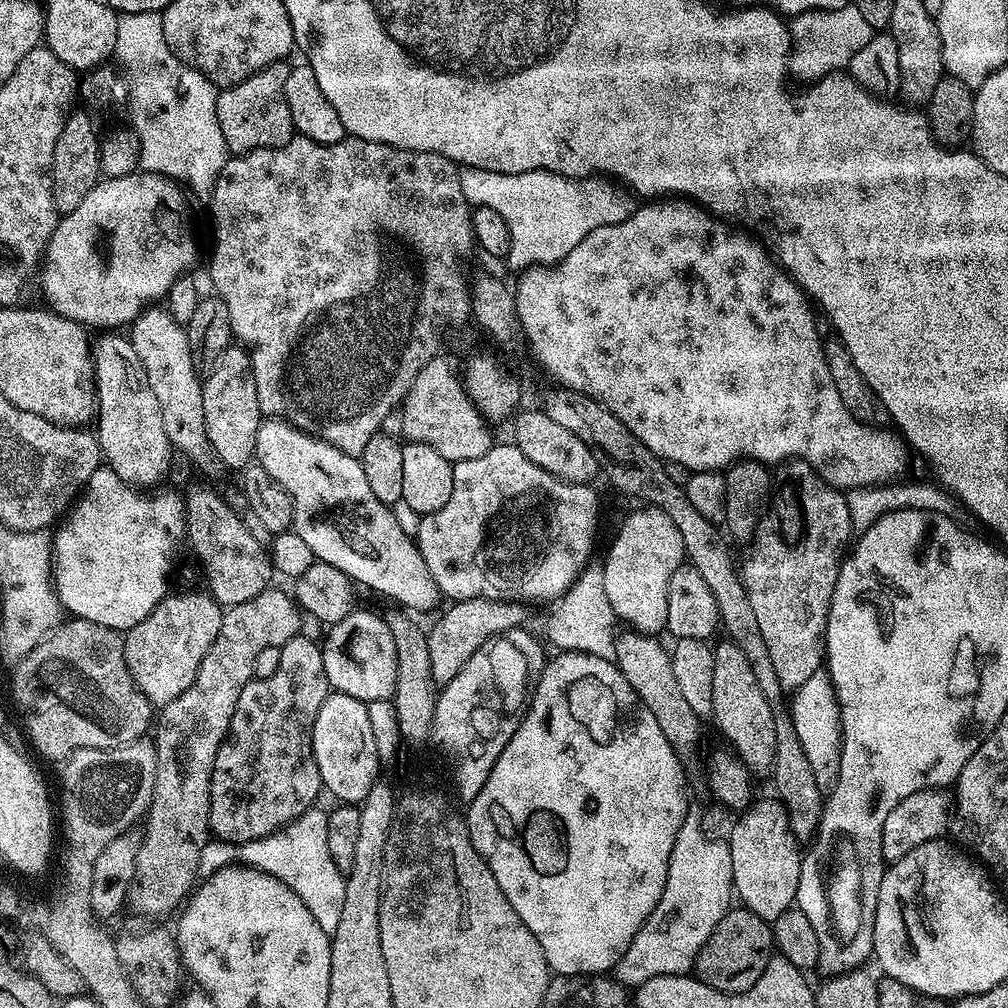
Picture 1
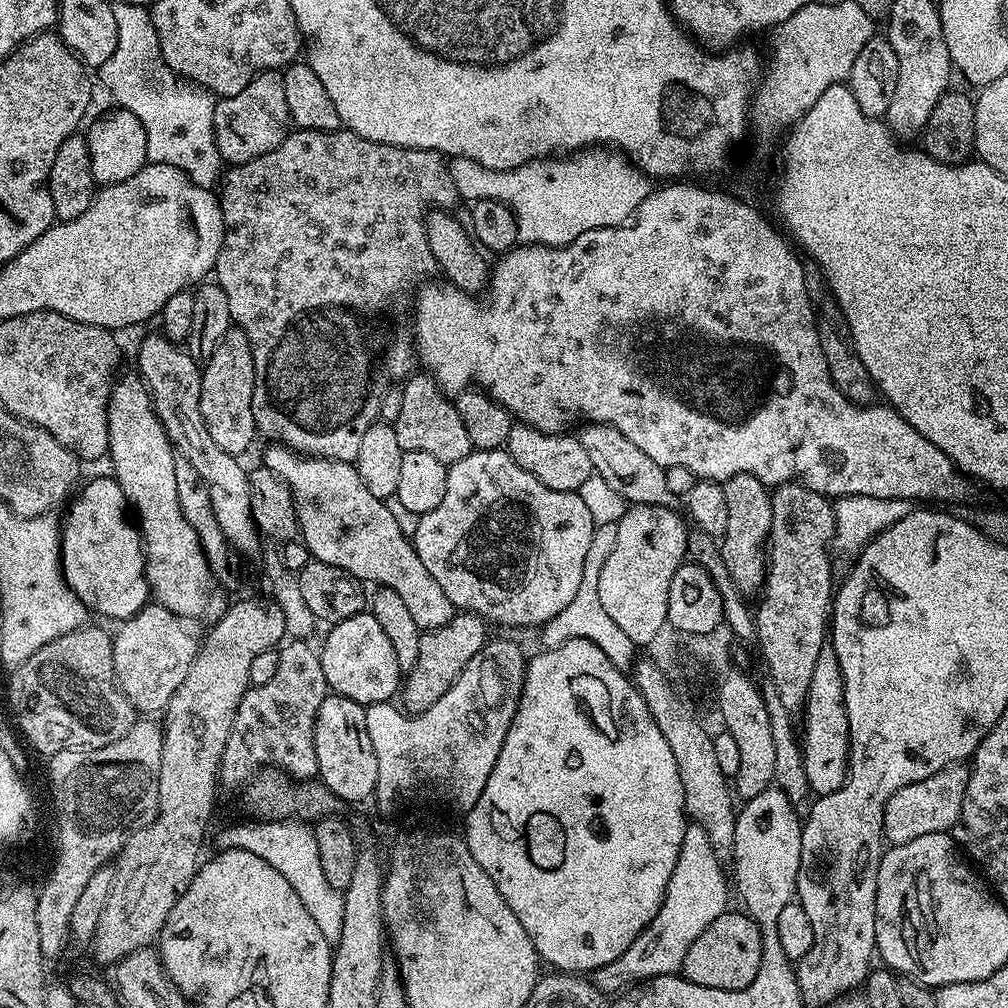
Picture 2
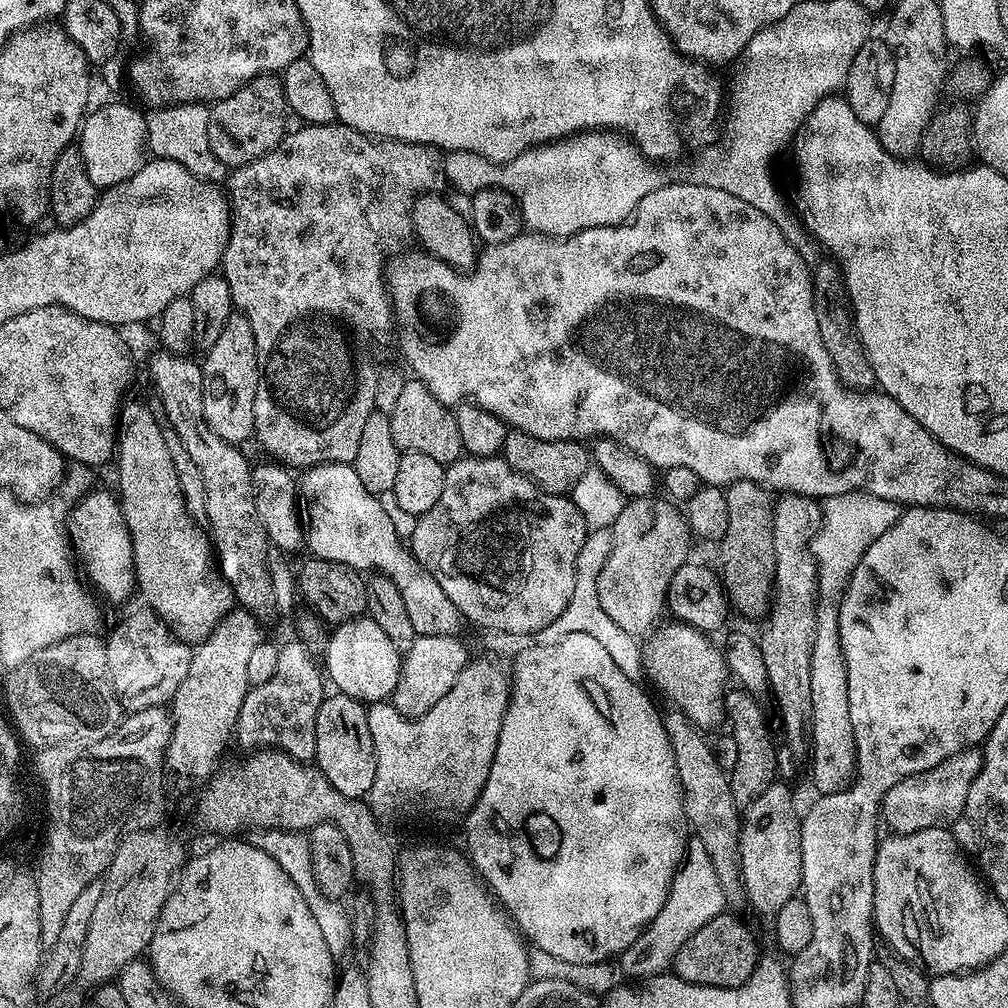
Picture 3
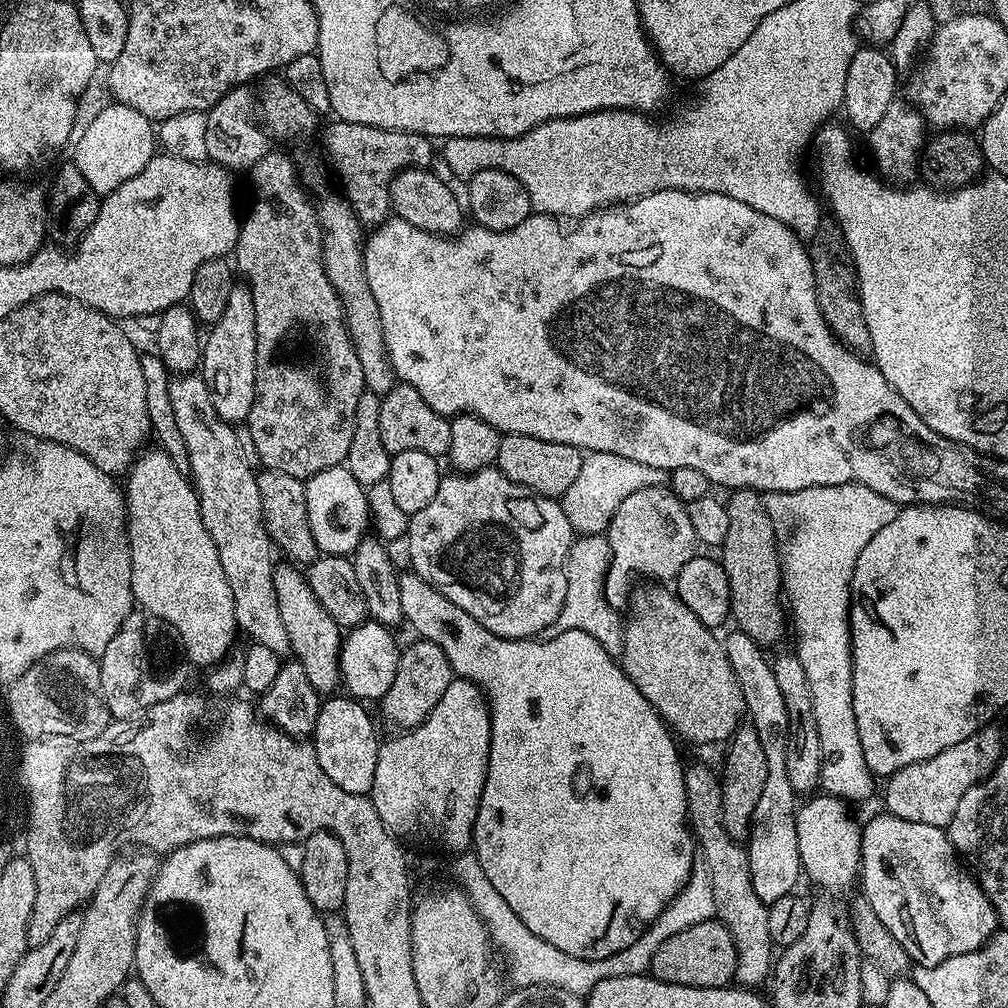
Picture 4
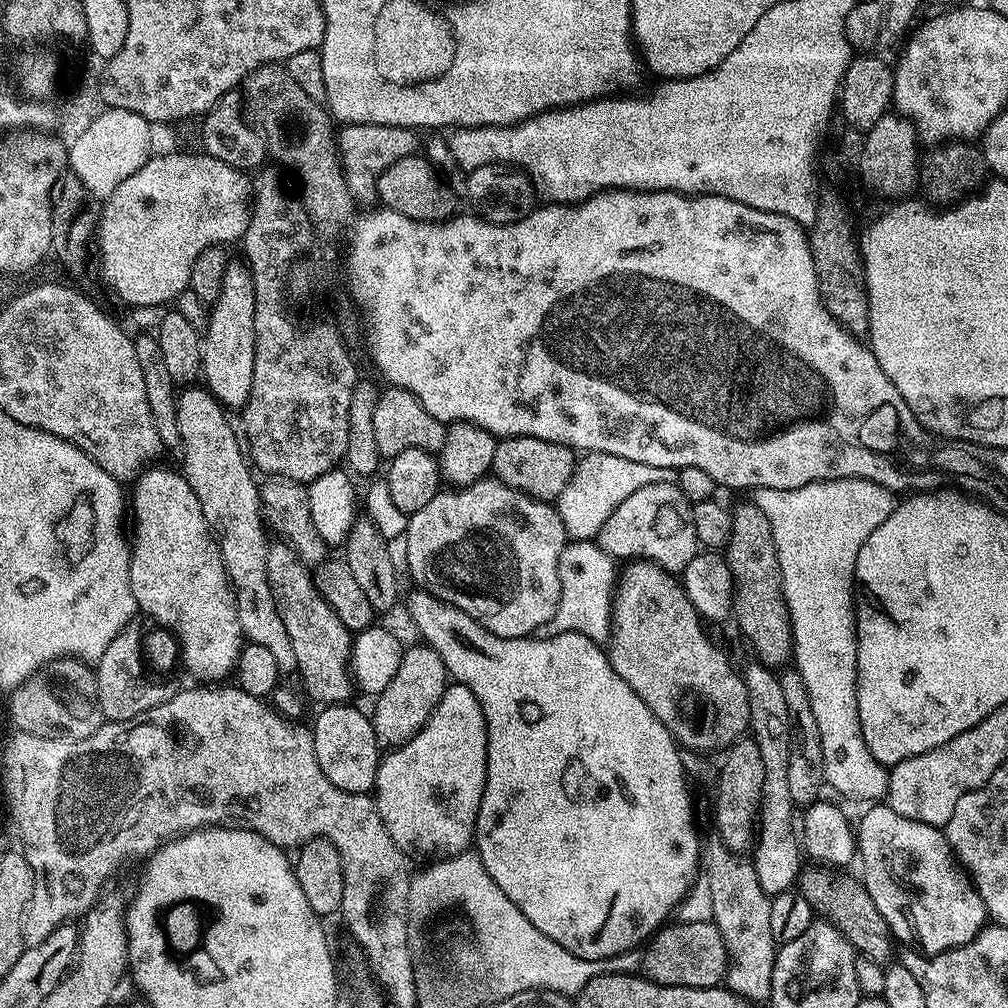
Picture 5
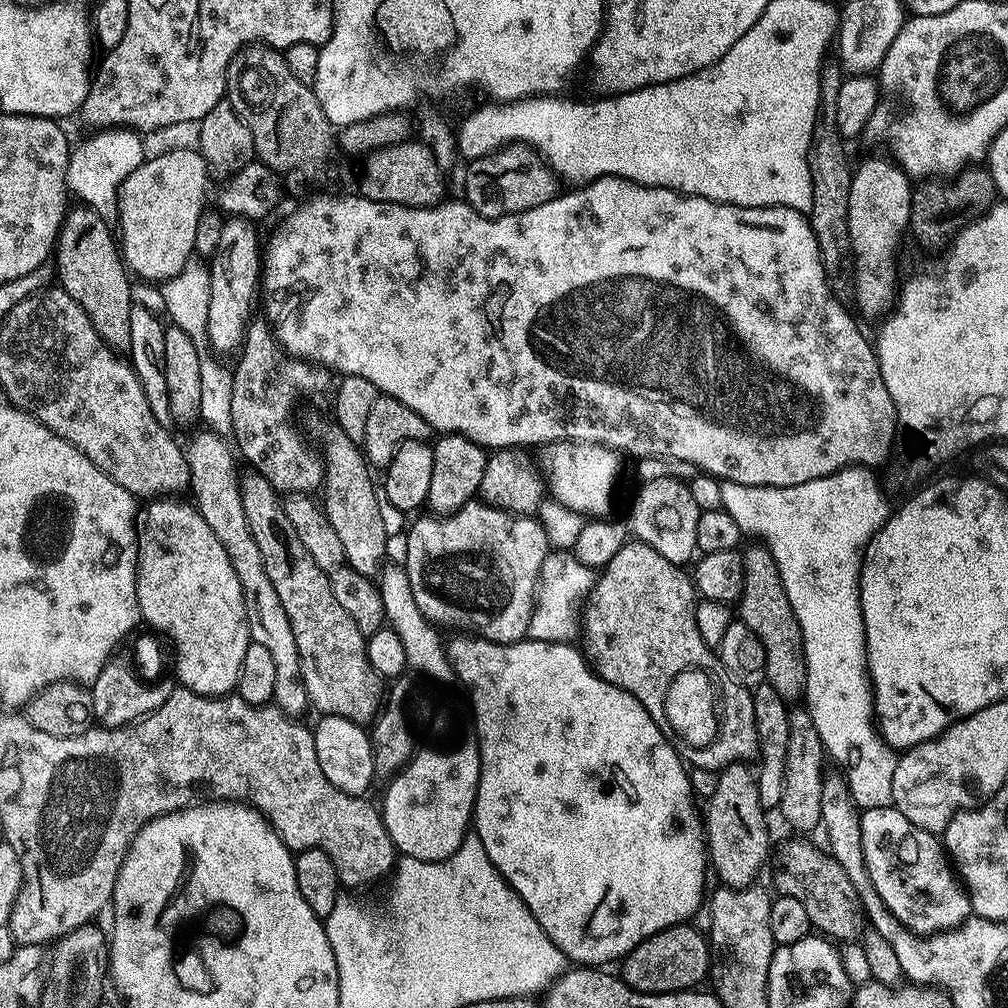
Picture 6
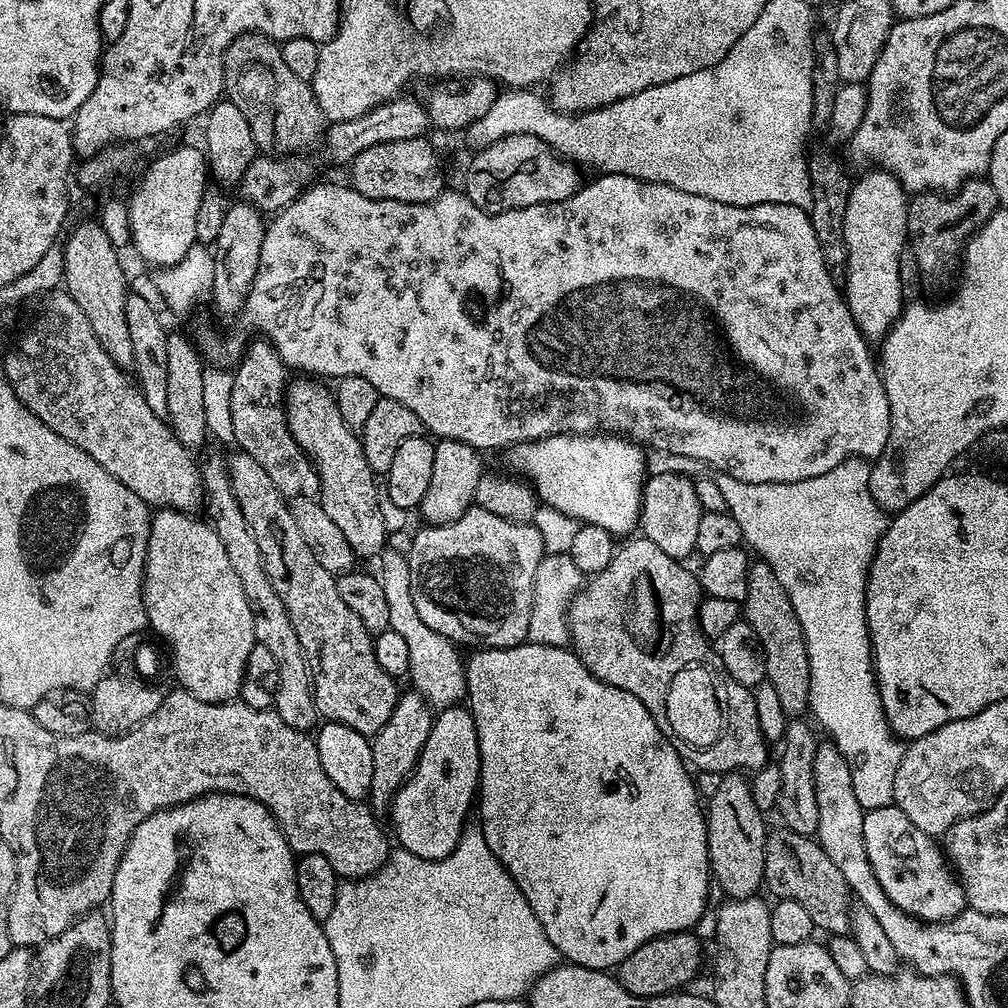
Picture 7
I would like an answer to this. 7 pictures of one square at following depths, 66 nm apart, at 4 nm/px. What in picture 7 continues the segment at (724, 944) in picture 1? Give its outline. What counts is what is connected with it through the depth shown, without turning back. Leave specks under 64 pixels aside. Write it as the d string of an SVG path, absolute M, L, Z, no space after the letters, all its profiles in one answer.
M695 931L671 932L669 936L659 936L634 950L630 958L616 965L614 975L623 988L635 996L667 996L689 987L688 983L700 972L704 960L704 948Z

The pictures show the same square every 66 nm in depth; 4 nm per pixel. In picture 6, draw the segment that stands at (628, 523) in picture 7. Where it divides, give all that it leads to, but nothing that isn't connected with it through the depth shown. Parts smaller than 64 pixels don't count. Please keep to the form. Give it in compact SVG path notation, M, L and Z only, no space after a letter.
M561 442L555 445L556 461L552 464L552 476L550 472L551 495L566 507L581 513L588 512L596 515L593 517L604 518L612 508L612 487L616 484L616 471L620 468L621 457L610 448L603 448L600 444L574 444Z

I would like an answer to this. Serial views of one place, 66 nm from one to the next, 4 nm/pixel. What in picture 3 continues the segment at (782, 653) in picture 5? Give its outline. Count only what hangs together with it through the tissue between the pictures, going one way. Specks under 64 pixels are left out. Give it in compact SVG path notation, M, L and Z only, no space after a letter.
M739 480L724 488L726 506L730 510L730 523L726 534L718 541L720 568L718 575L723 583L733 613L748 620L763 621L774 599L776 583L776 551L774 550L774 526L772 510L774 496L761 484Z

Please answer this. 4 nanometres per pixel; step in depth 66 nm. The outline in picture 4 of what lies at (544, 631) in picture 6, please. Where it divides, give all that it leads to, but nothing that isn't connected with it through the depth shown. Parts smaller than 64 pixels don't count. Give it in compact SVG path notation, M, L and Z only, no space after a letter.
M581 535L573 539L564 563L566 598L550 632L551 635L557 636L566 630L582 630L594 637L613 658L616 658L624 650L624 629L621 617L619 620L612 613L613 605L608 604L604 597L604 579L611 564L612 551L608 545L607 535Z

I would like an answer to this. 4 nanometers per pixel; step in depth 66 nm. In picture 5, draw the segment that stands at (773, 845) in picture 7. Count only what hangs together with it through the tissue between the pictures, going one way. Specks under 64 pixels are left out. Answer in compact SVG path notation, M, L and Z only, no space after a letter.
M828 866L812 867L816 868L805 867L799 873L798 890L806 898L806 902L810 902L813 913L838 929L857 953L872 961L887 963L891 959L889 956L893 944L891 929L878 912L863 883L857 877L854 879L846 874L838 874L836 872L839 871Z

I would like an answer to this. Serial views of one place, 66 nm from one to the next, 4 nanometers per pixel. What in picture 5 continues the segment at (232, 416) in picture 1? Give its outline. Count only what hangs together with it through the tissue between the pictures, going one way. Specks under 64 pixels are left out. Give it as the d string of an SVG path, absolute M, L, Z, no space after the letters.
M240 258L229 259L222 274L220 293L206 316L206 327L202 332L202 376L208 391L225 409L243 409L248 400L252 374L254 372L254 282L247 263Z

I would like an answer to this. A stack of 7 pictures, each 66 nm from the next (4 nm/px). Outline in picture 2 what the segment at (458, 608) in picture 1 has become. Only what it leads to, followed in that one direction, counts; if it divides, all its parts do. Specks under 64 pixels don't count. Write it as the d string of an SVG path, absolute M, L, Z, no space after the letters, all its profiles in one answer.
M461 611L453 615L446 626L435 628L429 632L421 631L418 642L418 658L412 668L407 669L406 679L402 684L402 697L404 696L403 707L409 713L419 714L430 710L446 690L462 674L466 662L474 658L474 654L483 652L484 645L489 639L489 625L480 616L475 616L472 612Z

